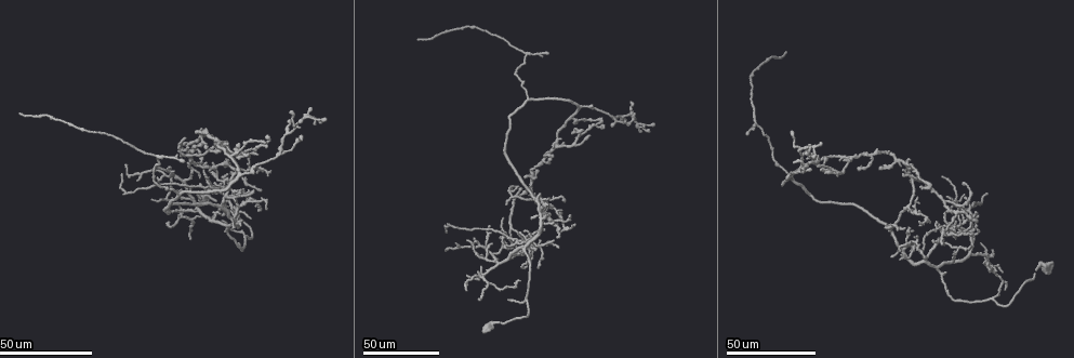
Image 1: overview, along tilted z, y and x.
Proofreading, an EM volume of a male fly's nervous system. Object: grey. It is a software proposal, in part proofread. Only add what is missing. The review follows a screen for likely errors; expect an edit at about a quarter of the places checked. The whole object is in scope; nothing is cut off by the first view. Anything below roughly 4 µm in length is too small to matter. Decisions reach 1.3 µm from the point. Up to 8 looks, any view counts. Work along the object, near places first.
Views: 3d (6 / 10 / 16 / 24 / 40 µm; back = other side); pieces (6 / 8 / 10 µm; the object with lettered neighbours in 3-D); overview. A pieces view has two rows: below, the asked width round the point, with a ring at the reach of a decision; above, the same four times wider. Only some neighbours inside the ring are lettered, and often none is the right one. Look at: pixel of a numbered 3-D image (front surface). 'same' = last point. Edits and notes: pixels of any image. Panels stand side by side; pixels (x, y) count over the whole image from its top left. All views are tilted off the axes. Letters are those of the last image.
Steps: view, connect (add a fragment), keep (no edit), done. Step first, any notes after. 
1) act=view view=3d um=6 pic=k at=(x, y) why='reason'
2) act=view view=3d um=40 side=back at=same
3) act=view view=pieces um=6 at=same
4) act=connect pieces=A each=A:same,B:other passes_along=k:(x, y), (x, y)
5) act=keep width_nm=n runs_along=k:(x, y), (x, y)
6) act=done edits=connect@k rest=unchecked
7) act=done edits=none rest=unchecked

act=view view=3d um=40 pic=1 at=(808, 159) why='free end'

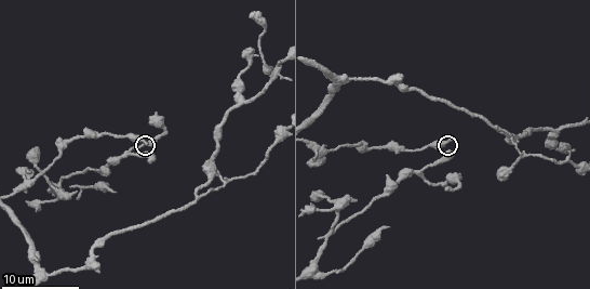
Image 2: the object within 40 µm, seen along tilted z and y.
act=view view=pieces um=10 pic=2 at=(145, 142)

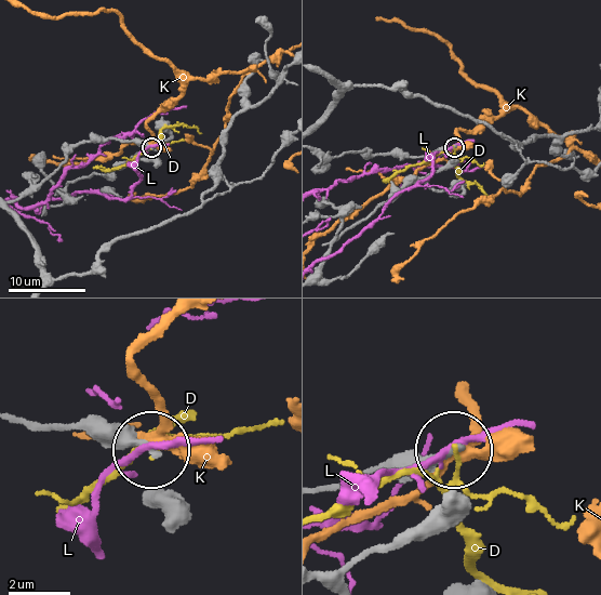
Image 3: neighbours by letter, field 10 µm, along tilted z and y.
act=keep each=D:other,K:other,L:other runs_along=3:(337, 156), (362, 150), (372, 155), (422, 157), (453, 146) found='none of them fits'

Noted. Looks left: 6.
act=view view=3d um=40 pic=1 at=(214, 182) why='tapers out'

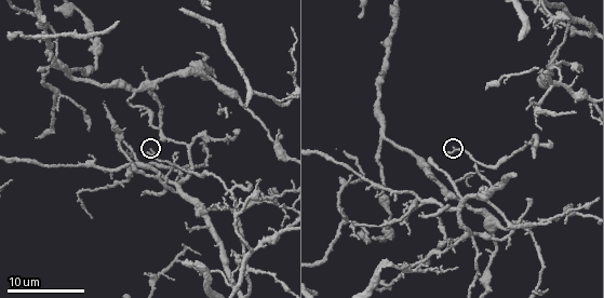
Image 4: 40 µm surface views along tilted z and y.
act=view view=pieces um=8 pic=4 at=(149, 154)

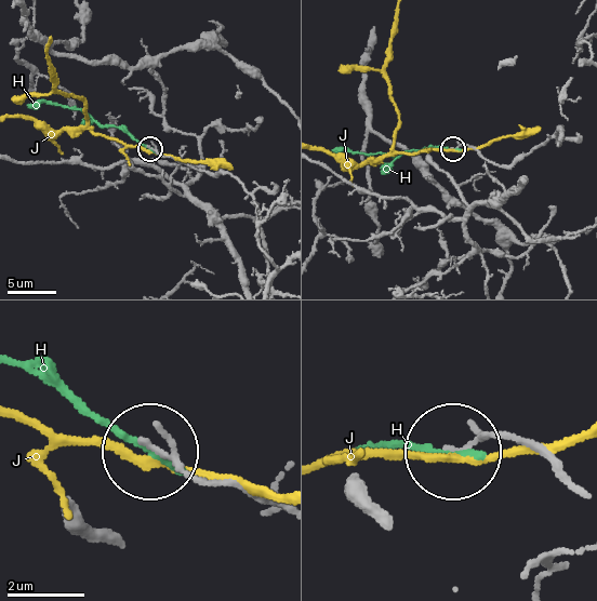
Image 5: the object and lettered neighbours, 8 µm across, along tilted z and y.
act=keep each=H:other,J:other runs_along=5:(276, 507), (183, 475), (154, 450) found='none of them fits'

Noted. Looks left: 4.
act=view view=pieces um=10 pic=4 at=(487, 88) why='branch stops here'

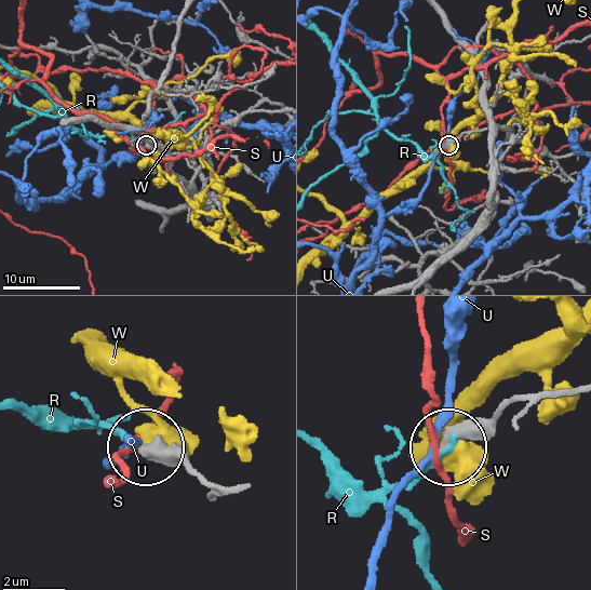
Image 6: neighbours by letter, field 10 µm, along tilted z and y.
act=keep width_nm=290 each=R:other,S:other,U:other,W:other runs_along=6:(217, 484), (150, 445) found='no lettered fragment goes on from it'

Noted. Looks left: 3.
act=view view=3d um=40 pic=1 at=(465, 276) why='tapers out'

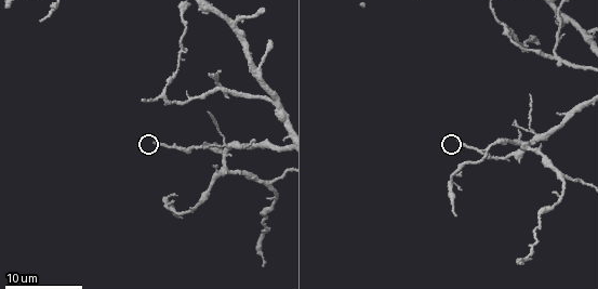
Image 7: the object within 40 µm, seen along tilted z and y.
act=view view=pieces um=10 pic=7 at=(459, 140) why='see the neighbours'

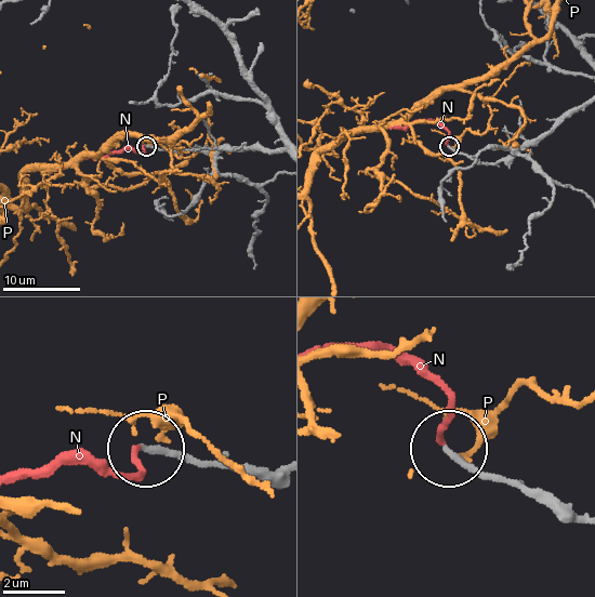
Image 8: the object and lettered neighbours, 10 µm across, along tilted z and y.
act=connect pieces=N width_nm=190 each=N:same,P:other found='the cell continues'

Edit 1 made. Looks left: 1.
act=done edits=connect@8 rest=unchecked

